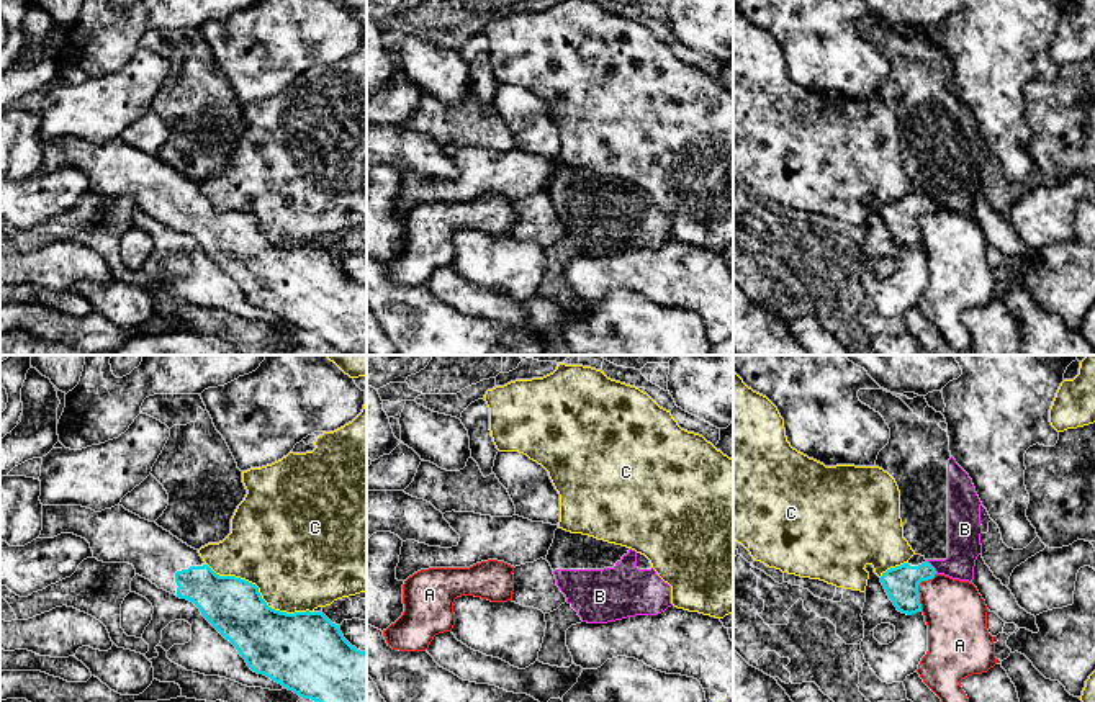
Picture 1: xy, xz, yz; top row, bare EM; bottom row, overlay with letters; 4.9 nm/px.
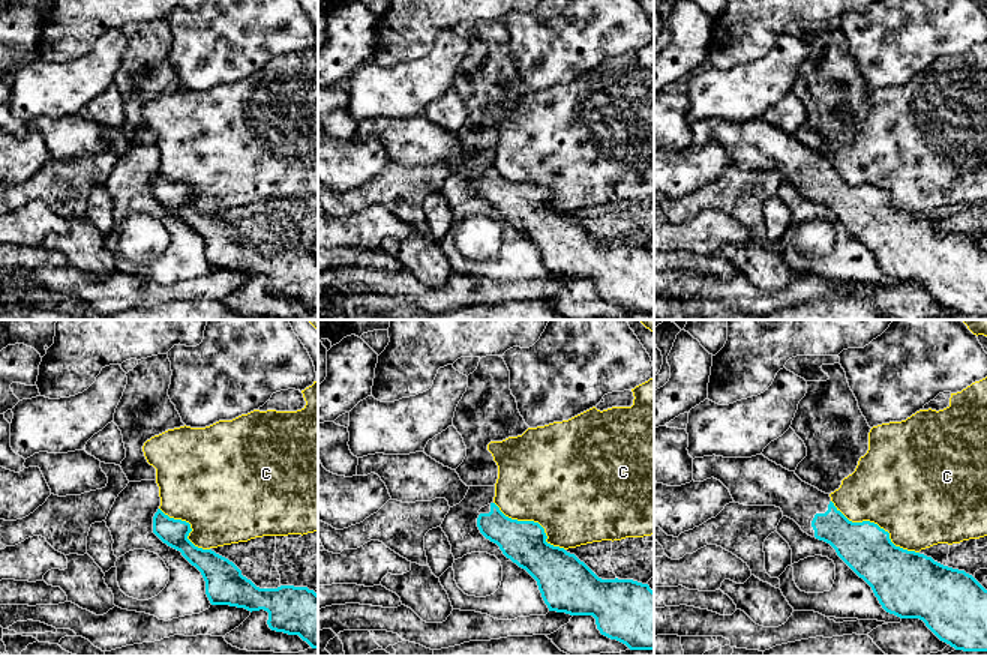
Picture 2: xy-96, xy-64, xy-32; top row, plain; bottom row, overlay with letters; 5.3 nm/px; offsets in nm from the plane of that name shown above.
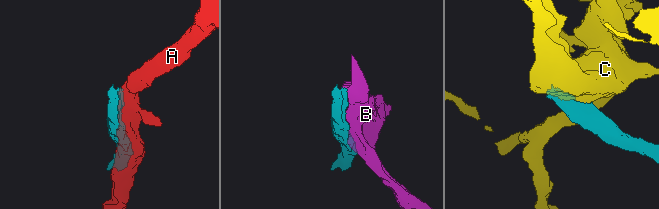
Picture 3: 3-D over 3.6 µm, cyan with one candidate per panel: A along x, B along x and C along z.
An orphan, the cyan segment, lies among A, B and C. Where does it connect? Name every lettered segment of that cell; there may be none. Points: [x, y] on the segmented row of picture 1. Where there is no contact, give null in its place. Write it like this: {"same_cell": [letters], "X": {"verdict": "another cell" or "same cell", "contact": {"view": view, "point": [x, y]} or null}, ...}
{"same_cell": [], "A": {"verdict": "another cell", "contact": {"view": "yz", "point": [917, 588]}}, "B": {"verdict": "another cell", "contact": {"view": "yz", "point": [932, 566]}}, "C": {"verdict": "another cell", "contact": {"view": "xy", "point": [259, 593]}}}

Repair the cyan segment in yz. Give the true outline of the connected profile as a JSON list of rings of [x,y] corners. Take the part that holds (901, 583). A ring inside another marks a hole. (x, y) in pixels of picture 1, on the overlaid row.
[[[913,555],[907,563],[890,568],[881,583],[899,612],[912,615],[922,610],[918,586],[933,579],[935,568],[922,555]]]

